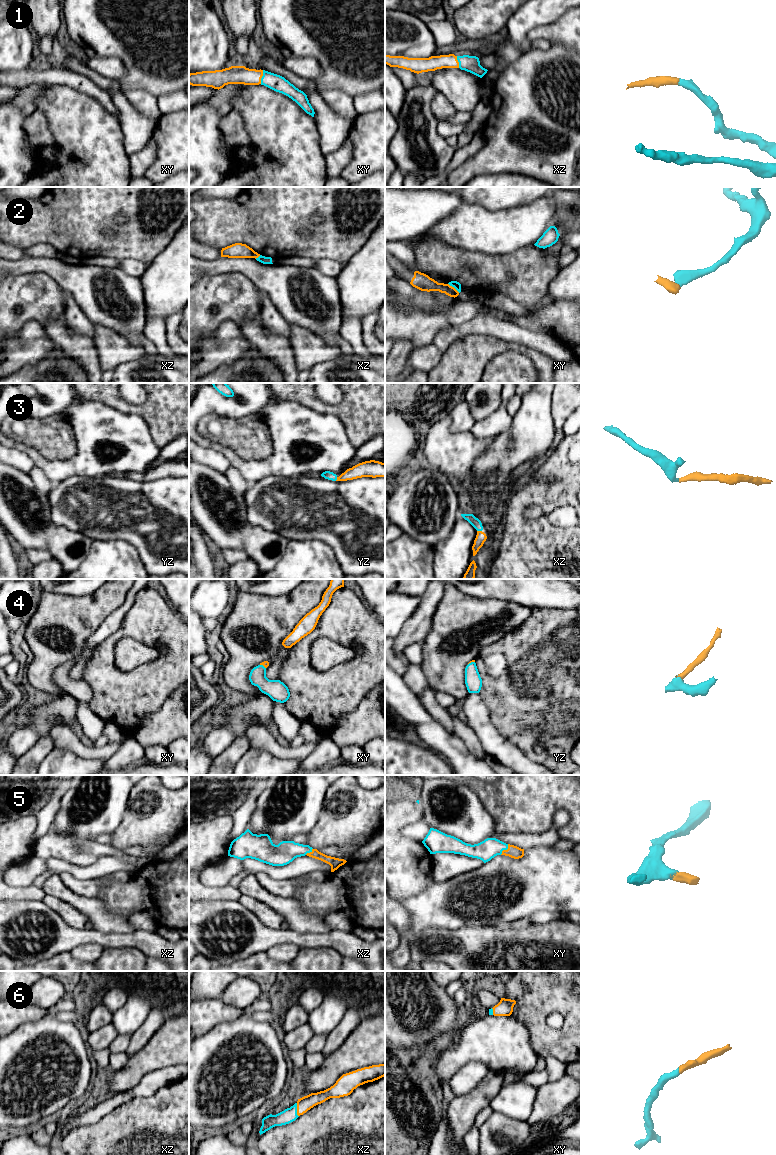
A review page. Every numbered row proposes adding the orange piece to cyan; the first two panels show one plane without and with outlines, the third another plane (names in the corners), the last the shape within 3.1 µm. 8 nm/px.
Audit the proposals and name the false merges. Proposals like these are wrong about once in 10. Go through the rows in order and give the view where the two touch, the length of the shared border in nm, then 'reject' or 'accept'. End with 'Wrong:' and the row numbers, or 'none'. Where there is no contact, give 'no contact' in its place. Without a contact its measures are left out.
1: meets cyan in xy; contact 110 nm long; accept
2: meets cyan in xy; contact 120 nm long; reject
3: meets cyan in xz; contact 40 nm long; accept
4: meets cyan in yz; contact 60 nm long; accept
5: meets cyan in xy; contact 110 nm long; accept
6: meets cyan in xz; contact 110 nm long; accept
Wrong: 2

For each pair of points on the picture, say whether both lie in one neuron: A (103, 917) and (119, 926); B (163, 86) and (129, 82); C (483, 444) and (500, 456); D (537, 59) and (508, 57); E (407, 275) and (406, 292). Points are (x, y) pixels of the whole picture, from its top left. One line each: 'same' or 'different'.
A: same
B: same
C: different
D: different
E: different

